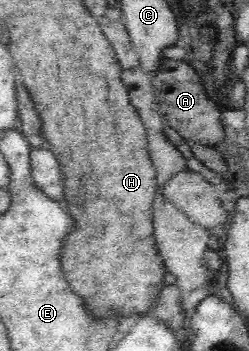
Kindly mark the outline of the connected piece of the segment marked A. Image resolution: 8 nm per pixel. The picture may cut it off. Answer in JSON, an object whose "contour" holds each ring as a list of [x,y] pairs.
{"contour":[[[166,58],[161,71],[148,76],[152,81],[156,99],[161,103],[166,123],[184,139],[213,147],[224,139],[224,127],[220,122],[223,119],[223,111],[217,102],[209,97],[202,78],[193,66],[182,60]]]}

